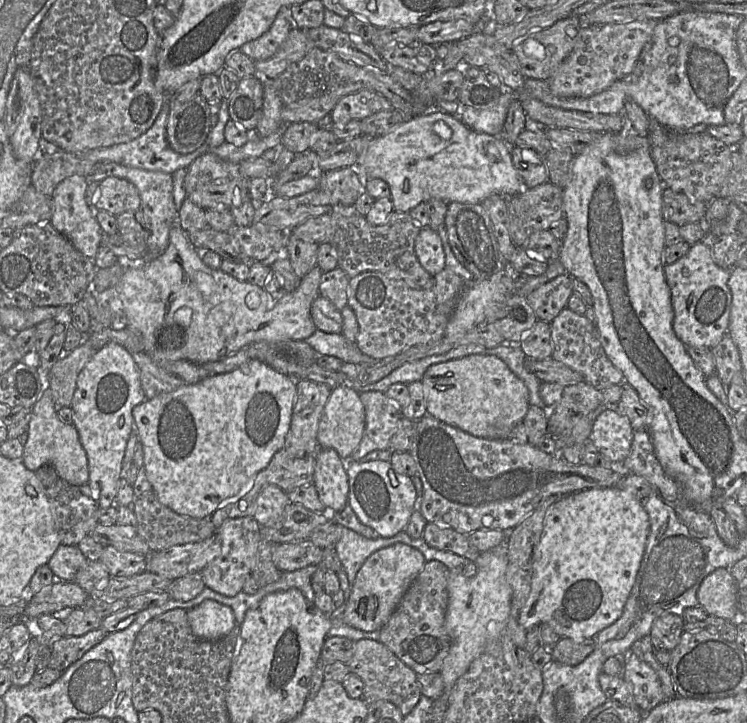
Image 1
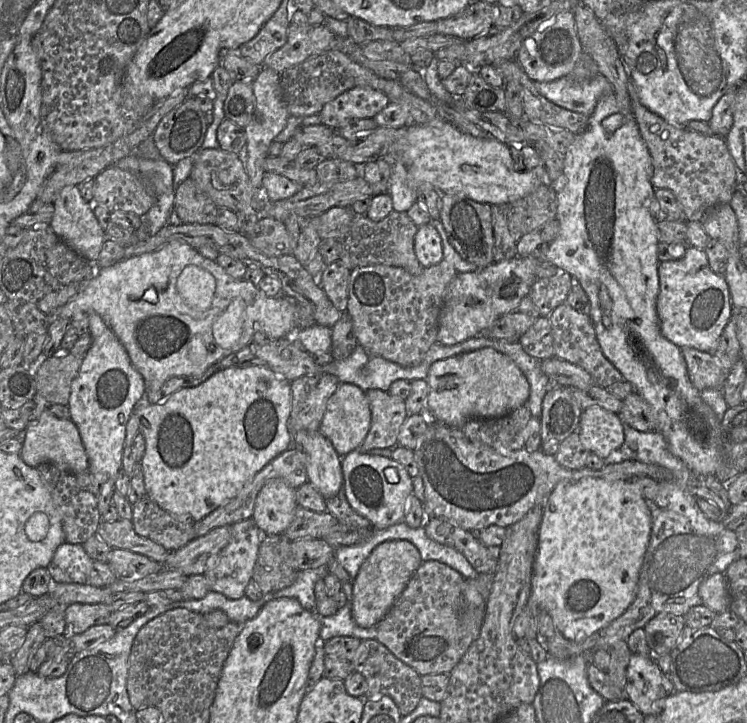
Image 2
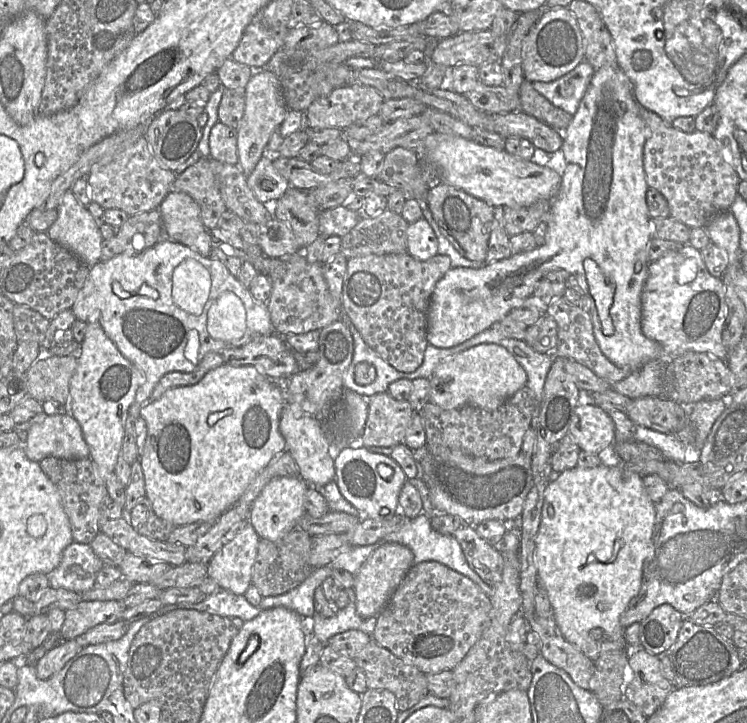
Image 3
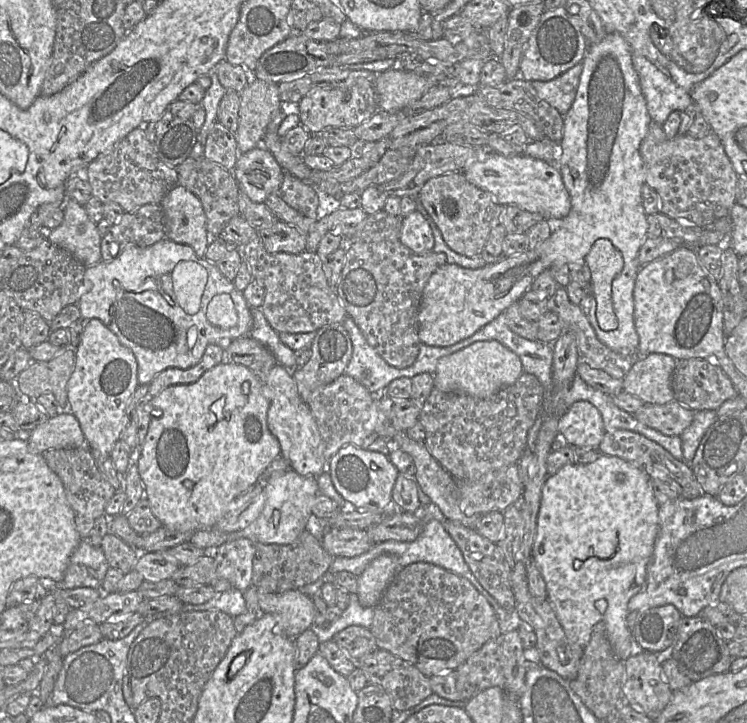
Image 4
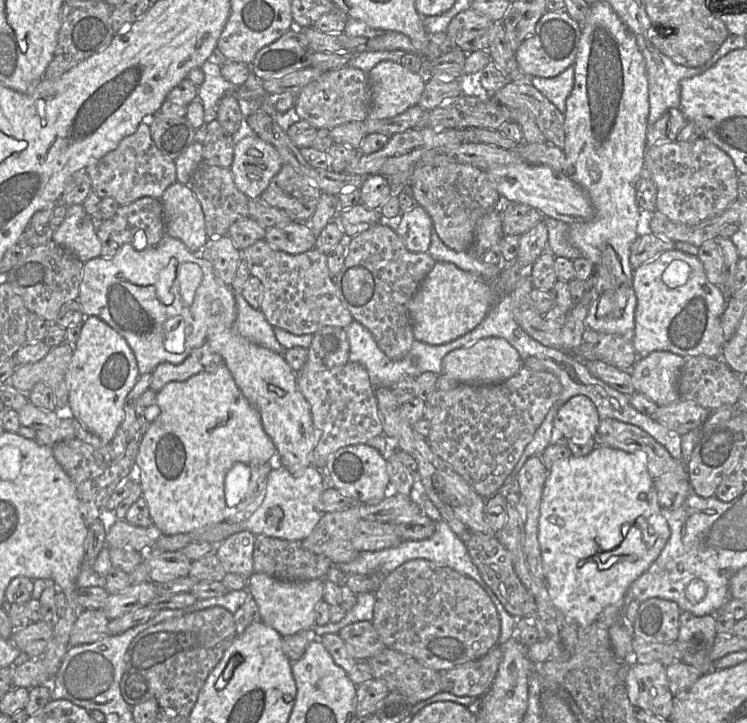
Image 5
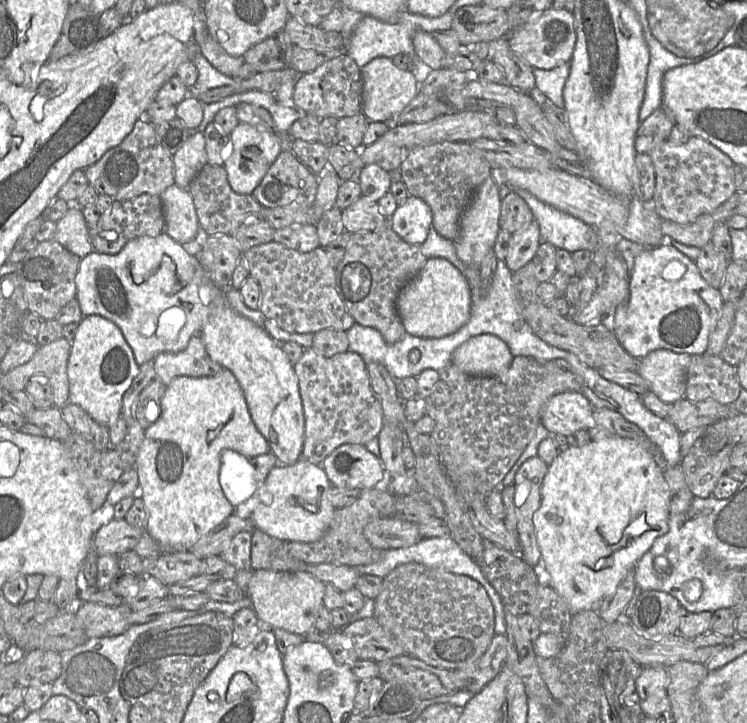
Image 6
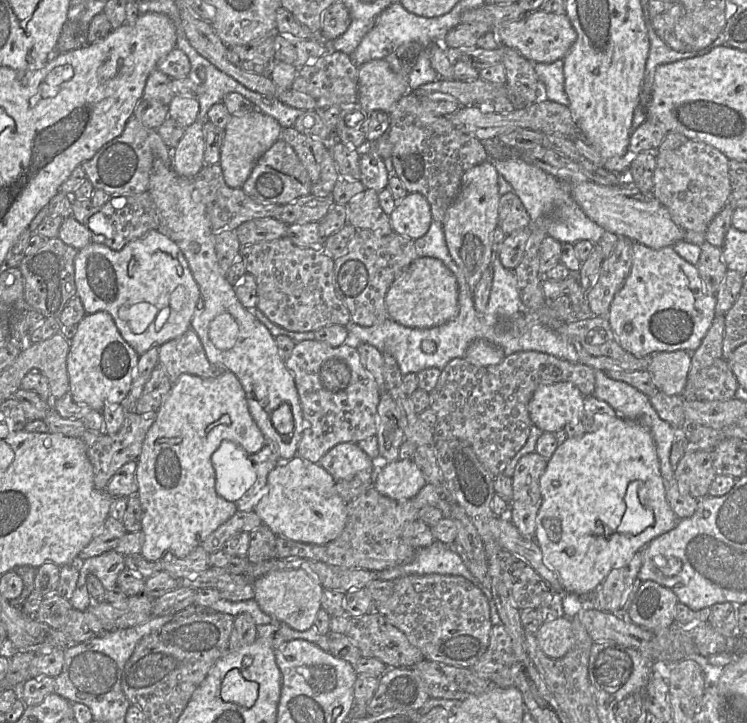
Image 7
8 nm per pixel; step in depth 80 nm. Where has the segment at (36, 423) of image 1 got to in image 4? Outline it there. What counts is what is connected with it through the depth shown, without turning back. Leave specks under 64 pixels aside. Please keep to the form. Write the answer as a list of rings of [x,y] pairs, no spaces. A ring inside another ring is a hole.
[[[60,413],[31,431],[28,440],[32,453],[60,448],[80,448],[86,446],[86,439],[76,417],[72,413]]]

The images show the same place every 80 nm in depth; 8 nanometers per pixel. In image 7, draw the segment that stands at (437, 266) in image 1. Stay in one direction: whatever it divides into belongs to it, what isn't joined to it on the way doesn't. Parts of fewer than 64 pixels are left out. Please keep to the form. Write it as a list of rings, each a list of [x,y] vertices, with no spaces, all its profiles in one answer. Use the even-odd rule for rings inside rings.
[[[409,193],[390,215],[393,231],[411,240],[423,237],[432,221],[431,206],[420,193]]]

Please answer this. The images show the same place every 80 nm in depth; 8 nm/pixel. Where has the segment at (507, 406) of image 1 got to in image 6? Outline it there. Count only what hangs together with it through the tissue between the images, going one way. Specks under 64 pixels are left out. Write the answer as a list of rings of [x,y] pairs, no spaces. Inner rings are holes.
[[[492,334],[471,337],[452,355],[452,364],[471,376],[489,377],[505,372],[514,356],[507,344]]]

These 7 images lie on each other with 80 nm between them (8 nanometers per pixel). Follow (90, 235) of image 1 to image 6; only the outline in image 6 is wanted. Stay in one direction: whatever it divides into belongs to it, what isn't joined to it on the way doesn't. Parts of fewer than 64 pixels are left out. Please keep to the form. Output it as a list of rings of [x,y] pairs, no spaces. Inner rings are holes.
[[[71,205],[66,215],[58,221],[54,239],[81,259],[94,251],[88,225],[81,208],[77,205]]]

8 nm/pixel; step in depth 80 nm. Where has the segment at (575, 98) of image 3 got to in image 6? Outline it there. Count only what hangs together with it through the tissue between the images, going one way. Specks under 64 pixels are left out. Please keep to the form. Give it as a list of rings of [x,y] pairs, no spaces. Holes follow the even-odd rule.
[[[570,62],[558,65],[551,70],[533,69],[536,89],[561,109],[565,108],[563,89],[569,73]]]

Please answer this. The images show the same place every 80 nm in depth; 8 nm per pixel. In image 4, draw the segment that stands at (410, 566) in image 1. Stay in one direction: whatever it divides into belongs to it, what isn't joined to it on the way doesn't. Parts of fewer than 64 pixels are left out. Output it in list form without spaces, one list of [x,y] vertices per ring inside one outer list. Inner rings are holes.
[[[389,554],[380,555],[369,563],[358,577],[357,597],[361,606],[376,607],[398,570],[396,557]]]

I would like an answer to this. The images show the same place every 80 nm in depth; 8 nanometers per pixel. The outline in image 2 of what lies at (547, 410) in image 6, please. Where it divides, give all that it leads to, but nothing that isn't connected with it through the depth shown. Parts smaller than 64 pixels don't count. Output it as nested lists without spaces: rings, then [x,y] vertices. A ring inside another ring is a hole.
[[[593,405],[583,410],[577,431],[581,443],[591,453],[606,459],[624,443],[624,426],[619,414]]]

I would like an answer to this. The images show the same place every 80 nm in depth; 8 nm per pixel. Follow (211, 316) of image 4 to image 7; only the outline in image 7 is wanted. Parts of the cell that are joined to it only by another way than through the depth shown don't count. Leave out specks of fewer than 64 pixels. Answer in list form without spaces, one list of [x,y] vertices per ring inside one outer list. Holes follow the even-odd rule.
[[[160,229],[149,231],[119,251],[112,250],[104,244],[91,242],[77,252],[74,266],[76,295],[80,298],[85,312],[109,313],[123,339],[139,356],[152,346],[161,346],[190,329],[201,292],[181,249]]]

